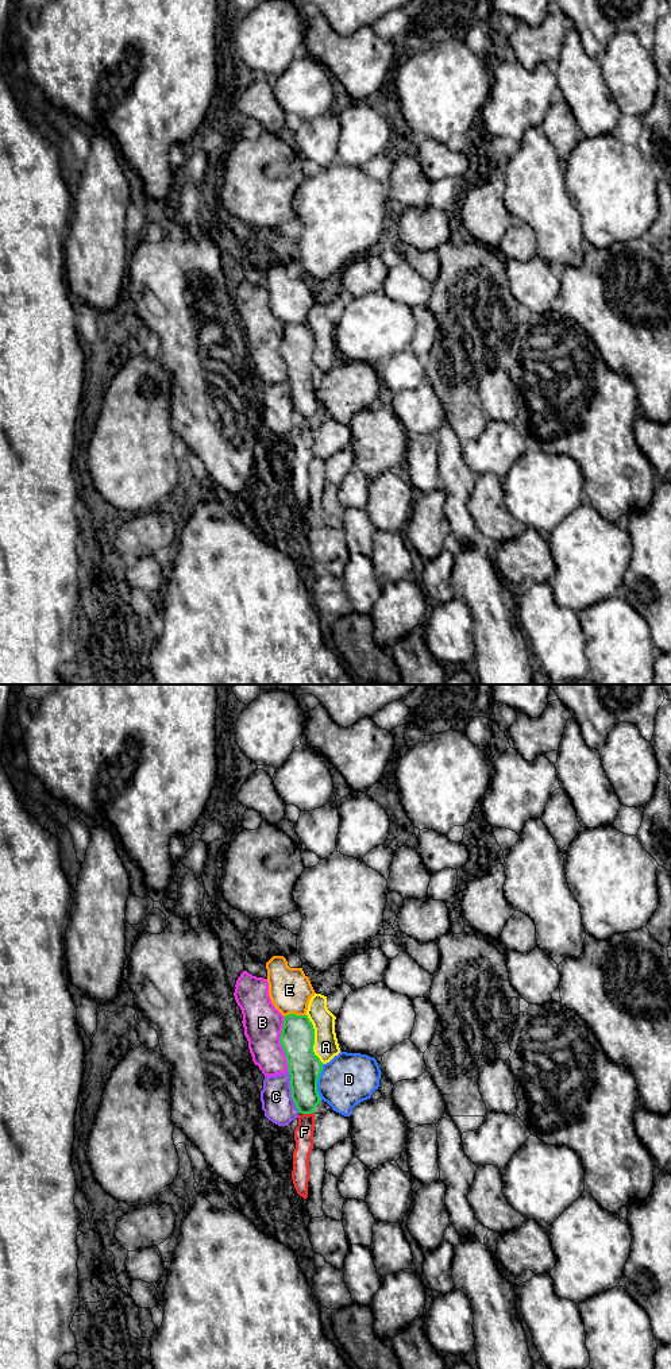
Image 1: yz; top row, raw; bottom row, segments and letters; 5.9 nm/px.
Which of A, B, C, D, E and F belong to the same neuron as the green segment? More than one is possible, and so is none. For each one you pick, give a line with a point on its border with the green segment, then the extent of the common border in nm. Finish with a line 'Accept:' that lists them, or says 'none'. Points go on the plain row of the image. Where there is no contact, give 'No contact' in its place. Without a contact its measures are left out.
A: Touches green at yz (313, 349). Shared border 320 nm
Accept: A

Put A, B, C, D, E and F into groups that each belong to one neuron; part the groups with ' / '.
A / B C / D / E / F

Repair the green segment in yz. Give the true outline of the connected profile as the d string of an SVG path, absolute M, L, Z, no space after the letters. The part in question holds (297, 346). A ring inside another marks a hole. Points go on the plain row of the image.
M321 302L311 306L305 324L285 324L279 352L289 375L292 408L300 423L315 421L321 409L317 389L323 374L340 362L335 328Z

